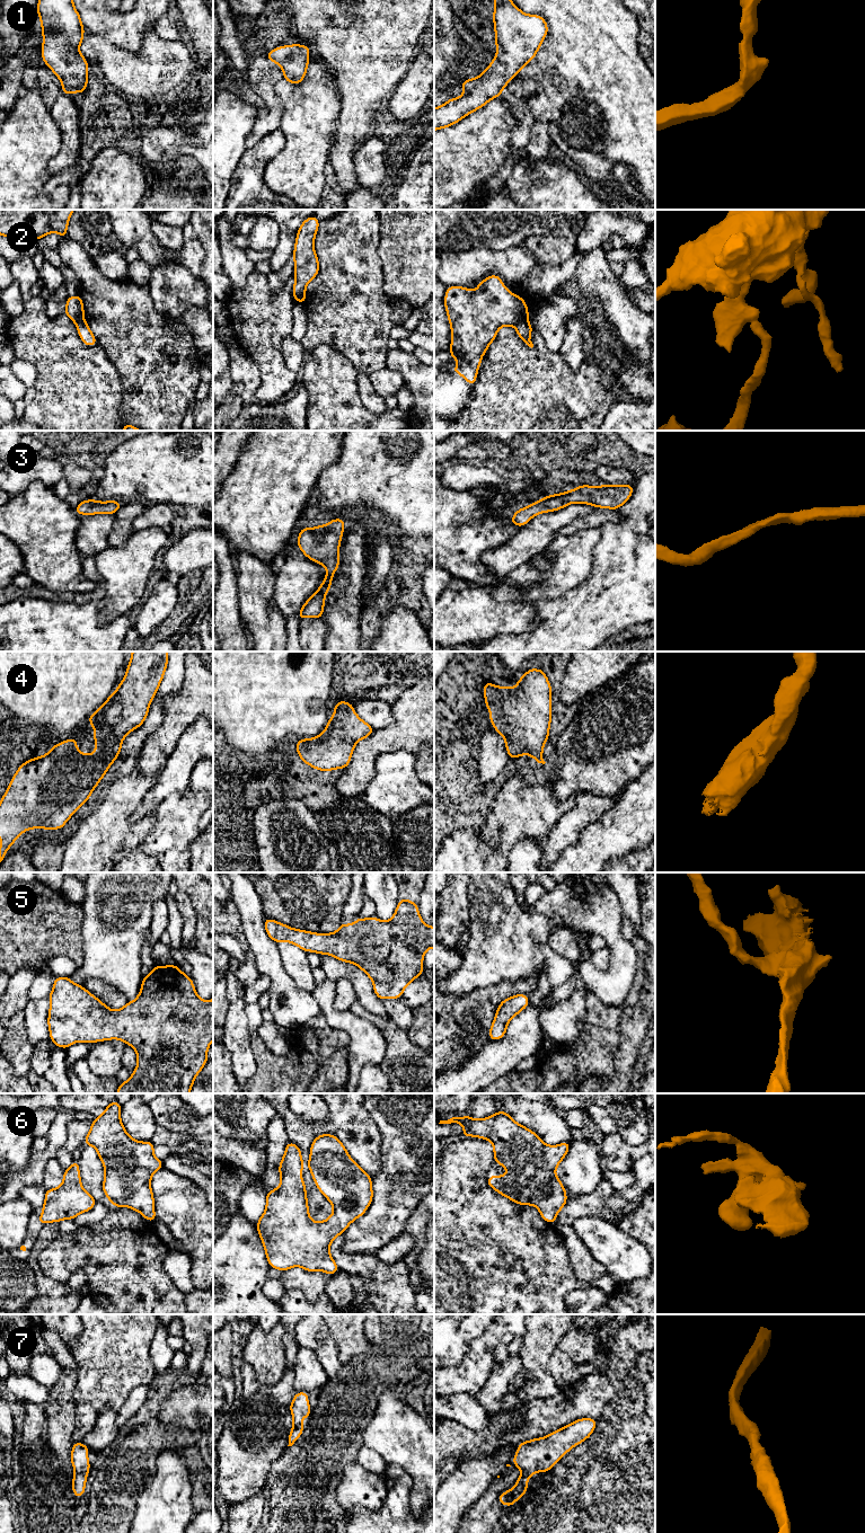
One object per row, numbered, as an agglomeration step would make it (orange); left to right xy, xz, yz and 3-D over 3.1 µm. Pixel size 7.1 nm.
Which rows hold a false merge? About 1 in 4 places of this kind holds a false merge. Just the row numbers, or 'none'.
2

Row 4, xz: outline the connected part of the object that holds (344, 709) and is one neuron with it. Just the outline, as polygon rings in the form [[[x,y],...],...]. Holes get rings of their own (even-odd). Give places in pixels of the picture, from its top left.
[[[338,701],[323,734],[295,743],[302,762],[320,771],[345,769],[355,744],[370,736],[373,728],[354,711],[353,705]]]

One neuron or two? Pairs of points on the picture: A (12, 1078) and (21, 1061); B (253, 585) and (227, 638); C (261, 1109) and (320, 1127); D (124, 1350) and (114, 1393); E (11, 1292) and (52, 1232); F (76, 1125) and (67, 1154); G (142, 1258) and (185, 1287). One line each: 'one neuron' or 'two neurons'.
A: two neurons
B: two neurons
C: two neurons
D: one neuron
E: two neurons
F: one neuron
G: two neurons

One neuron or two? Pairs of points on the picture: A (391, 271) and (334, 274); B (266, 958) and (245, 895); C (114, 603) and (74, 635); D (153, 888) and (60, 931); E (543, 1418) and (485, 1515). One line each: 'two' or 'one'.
A: two
B: one
C: two
D: two
E: two

